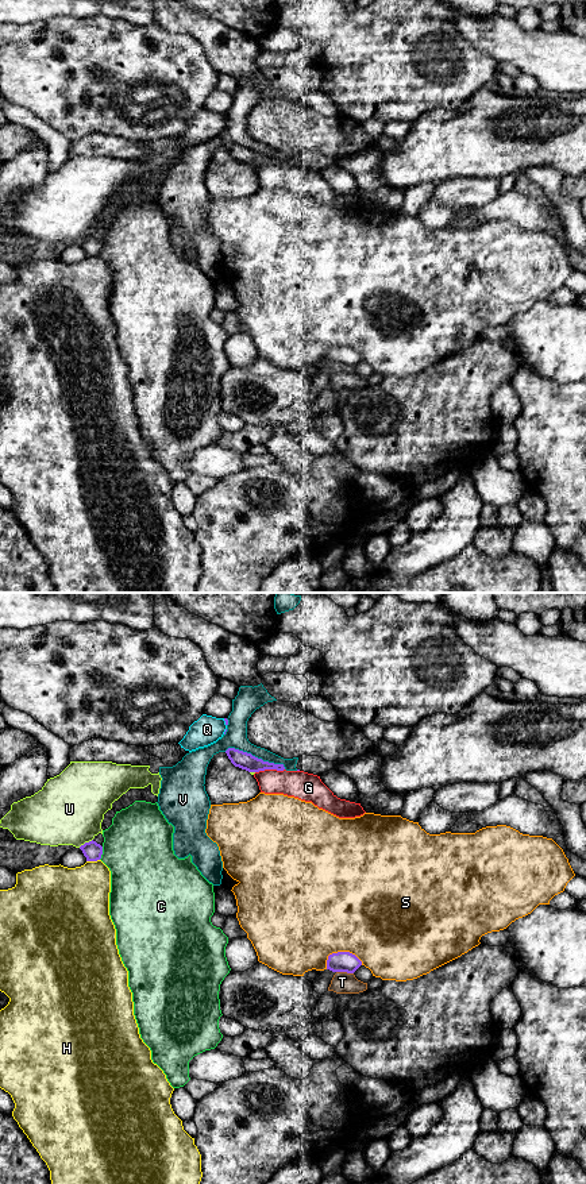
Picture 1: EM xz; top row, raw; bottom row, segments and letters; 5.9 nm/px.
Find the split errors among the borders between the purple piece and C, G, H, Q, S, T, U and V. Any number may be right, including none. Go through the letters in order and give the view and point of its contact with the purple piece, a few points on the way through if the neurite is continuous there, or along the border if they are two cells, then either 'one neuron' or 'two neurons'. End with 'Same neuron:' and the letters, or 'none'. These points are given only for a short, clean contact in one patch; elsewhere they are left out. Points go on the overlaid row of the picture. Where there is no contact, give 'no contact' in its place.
C: meets purple in xz at (101, 853); two neurons
G: meets purple in xz at (269, 768); border along xz (284, 768), (259, 770), (255, 772); two neurons
H: meets purple in xz at (92, 860); two neurons
Q: meets purple in xz at (226, 722); border along xz (223, 718), (226, 725); two neurons
S: meets purple in xz at (344, 952); two neurons
T: meets purple in xz at (344, 971); two neurons
U: meets purple in xz at (85, 843); two neurons
V: meets purple in xz at (254, 756); two neurons
Same neuron: none

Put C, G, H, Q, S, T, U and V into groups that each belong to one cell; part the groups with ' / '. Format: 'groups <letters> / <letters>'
groups C / G / H / Q / S / T / U / V

